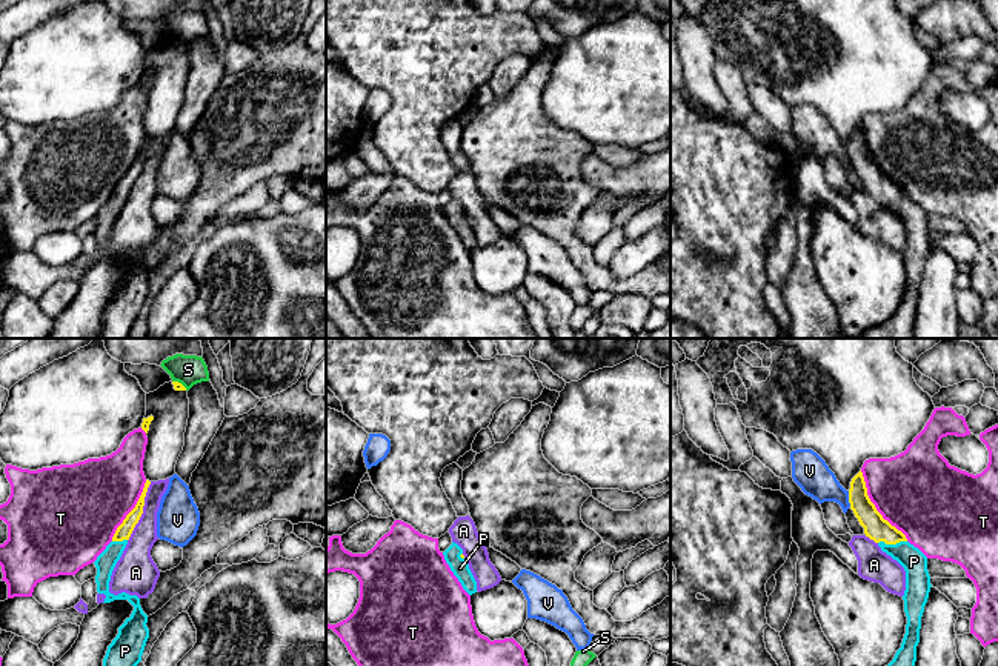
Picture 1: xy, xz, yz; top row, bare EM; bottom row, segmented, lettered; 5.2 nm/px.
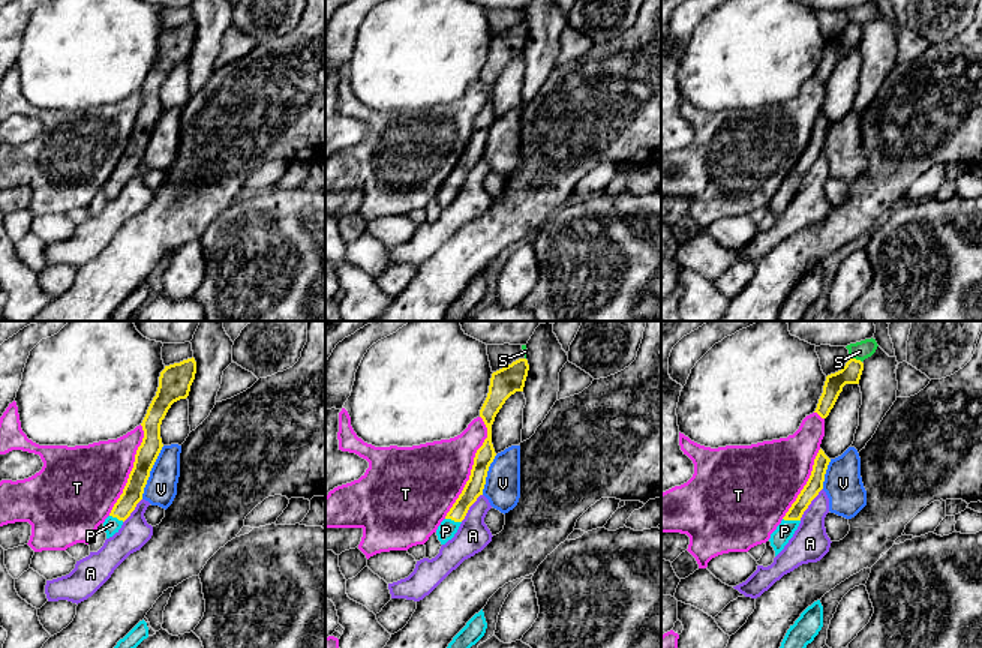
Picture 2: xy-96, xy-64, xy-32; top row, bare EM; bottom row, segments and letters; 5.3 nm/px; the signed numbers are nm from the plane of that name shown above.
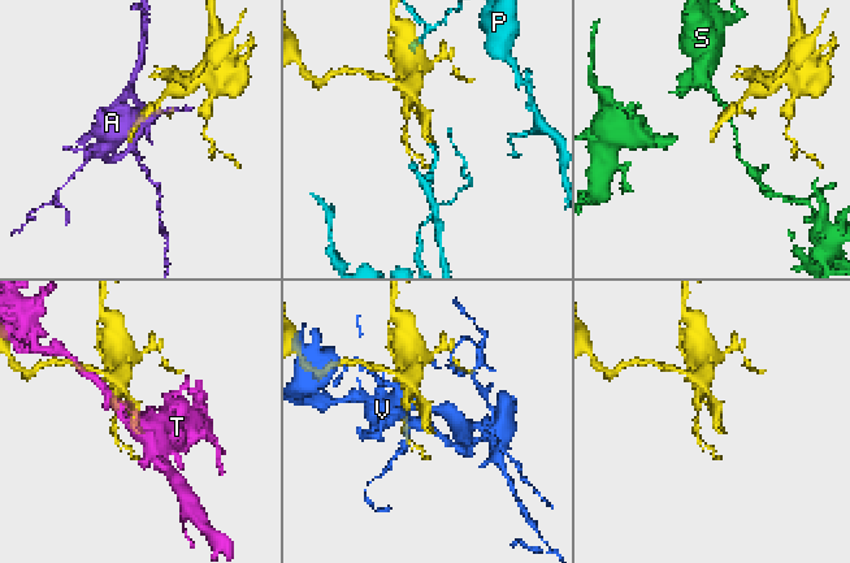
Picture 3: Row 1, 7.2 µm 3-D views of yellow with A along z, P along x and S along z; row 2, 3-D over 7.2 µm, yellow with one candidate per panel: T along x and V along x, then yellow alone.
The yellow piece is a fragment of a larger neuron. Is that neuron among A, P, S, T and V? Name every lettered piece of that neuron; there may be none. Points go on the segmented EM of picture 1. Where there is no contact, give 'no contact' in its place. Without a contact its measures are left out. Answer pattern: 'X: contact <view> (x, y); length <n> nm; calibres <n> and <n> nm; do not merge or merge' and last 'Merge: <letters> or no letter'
A: contact xy (142, 511); length 340 nm; calibres 80 and 150 nm; do not merge
P: contact yz (892, 543); length 150 nm; calibres 130 and 130 nm; merge
S: contact xy (180, 383); length 90 nm; calibres 50 and 160 nm; do not merge
T: contact yz (875, 508); length 440 nm; calibres 130 and 440 nm; do not merge
V: contact yz (849, 499); length 90 nm; calibres 130 and 190 nm; do not merge
Merge: P

